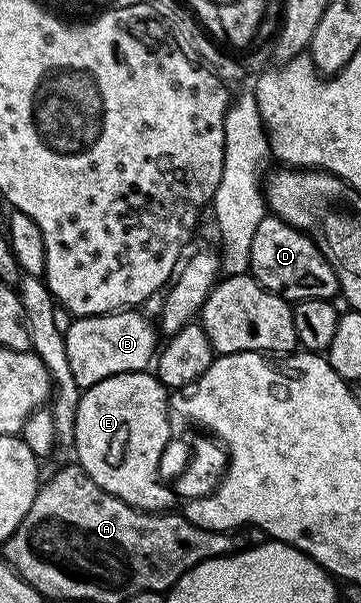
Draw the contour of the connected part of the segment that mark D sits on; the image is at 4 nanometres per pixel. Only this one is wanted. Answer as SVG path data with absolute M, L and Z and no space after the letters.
M270 213L261 221L261 225L257 225L257 233L253 233L249 271L268 291L299 291L299 299L334 300L340 294L337 273L329 265L319 246L305 232Z

